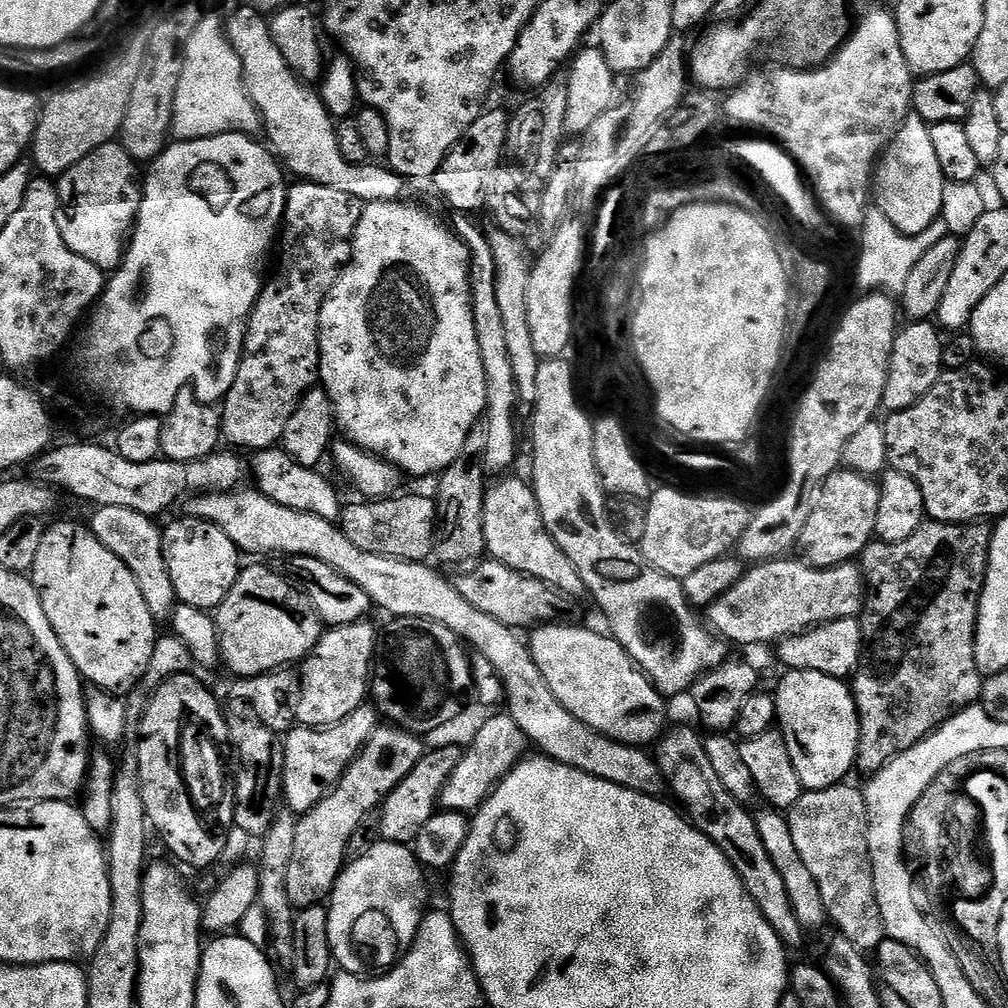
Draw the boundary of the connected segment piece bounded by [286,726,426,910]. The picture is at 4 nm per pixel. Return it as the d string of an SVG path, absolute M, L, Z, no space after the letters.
M380 726L376 733L368 739L366 746L354 758L354 762L342 774L342 778L318 806L314 806L308 812L303 813L296 821L296 833L294 834L294 854L290 857L290 866L286 870L286 894L290 894L290 902L293 909L314 907L316 904L324 904L329 899L338 882L341 872L344 871L346 857L348 856L348 843L350 834L366 818L366 814L376 812L384 799L414 770L414 766L424 756L426 745L423 744L421 737L415 732L407 732L399 726Z

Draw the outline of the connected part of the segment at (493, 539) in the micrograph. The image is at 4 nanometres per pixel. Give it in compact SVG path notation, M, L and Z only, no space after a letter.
M512 475L497 479L500 480L497 484L489 483L484 493L482 530L487 555L510 566L510 570L518 570L530 578L546 582L551 588L563 592L565 596L583 597L586 589L582 582L582 574L574 570L574 562L570 562L570 558L562 554L558 542L554 542L554 538L546 530L546 522L542 522L542 510L538 510L531 483L527 479L519 480Z

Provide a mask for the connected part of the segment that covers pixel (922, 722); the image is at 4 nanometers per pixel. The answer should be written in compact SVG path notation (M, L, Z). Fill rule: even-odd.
M928 520L921 528L914 530L914 534L910 534L910 538L906 538L906 542L886 542L885 540L873 539L872 543L864 547L864 551L860 553L858 557L858 567L861 572L864 573L864 586L866 589L866 595L864 598L864 611L859 617L860 633L864 636L864 652L860 655L860 664L856 667L854 675L850 680L850 687L852 690L852 696L856 700L856 713L860 719L860 737L858 738L858 750L856 751L855 767L861 768L864 774L871 774L882 770L888 763L894 759L898 754L902 754L906 750L910 750L910 746L914 746L918 742L922 742L930 735L931 732L935 732L936 729L948 721L952 716L957 716L963 708L971 708L980 699L980 686L982 683L982 677L978 670L978 662L976 661L976 619L980 613L980 595L984 589L984 579L988 573L988 551L990 550L990 542L992 541L992 528L987 523L977 522L975 524L940 524L936 520Z

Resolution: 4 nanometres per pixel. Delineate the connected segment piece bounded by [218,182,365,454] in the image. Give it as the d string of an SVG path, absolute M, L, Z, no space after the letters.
M296 182L288 189L288 201L284 207L284 218L282 221L282 235L278 240L278 252L280 248L280 265L276 268L276 277L272 281L265 283L260 289L260 297L256 300L256 305L252 307L252 312L248 316L248 328L244 331L244 349L240 355L240 365L234 386L224 395L222 403L219 405L220 414L220 434L225 445L236 448L249 448L249 453L261 452L264 448L277 447L284 439L286 422L290 414L294 414L296 403L308 393L311 388L317 387L318 373L320 371L320 311L324 305L324 299L328 297L328 292L334 286L334 282L344 271L345 264L352 259L352 237L356 234L356 227L362 218L362 210L365 201L354 198L354 194L345 194L342 190L334 190L330 186L322 186L311 182Z

